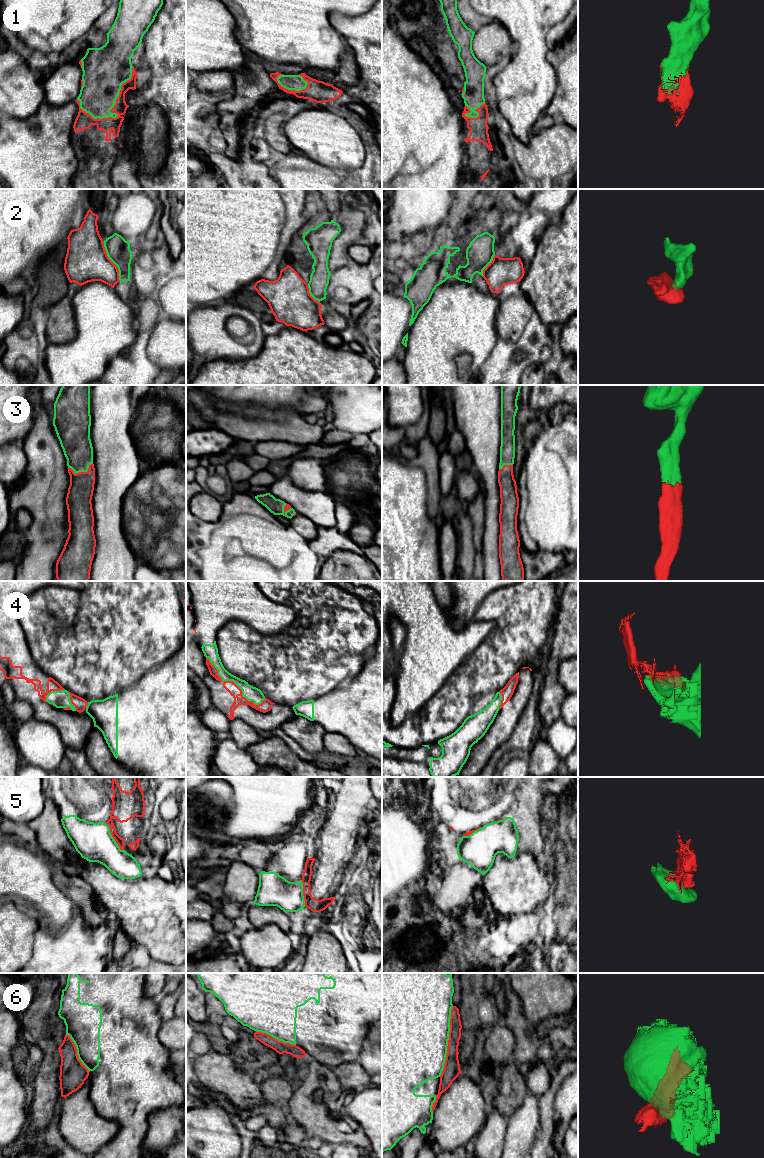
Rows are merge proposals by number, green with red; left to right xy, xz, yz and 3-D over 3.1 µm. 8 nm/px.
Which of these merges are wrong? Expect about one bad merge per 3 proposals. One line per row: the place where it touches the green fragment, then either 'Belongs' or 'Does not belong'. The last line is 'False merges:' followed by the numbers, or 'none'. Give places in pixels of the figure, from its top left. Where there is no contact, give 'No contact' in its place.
1: Touches green at xy (109, 111). Belongs
2: Touches green at xy (112, 261). Does not belong
3: Touches green at xy (81, 471). Belongs
4: Touches green at xz (235, 683). Belongs
5: Touches green at xy (112, 837). Does not belong
6: Touches green at yz (447, 1041). Does not belong
False merges: 2, 5, 6

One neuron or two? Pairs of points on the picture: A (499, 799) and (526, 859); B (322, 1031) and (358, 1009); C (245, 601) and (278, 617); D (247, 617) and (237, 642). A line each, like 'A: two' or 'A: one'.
A: two
B: one
C: one
D: two

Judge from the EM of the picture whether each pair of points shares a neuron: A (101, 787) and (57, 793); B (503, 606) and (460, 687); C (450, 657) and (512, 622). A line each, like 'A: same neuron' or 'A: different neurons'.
A: same neuron
B: same neuron
C: different neurons

